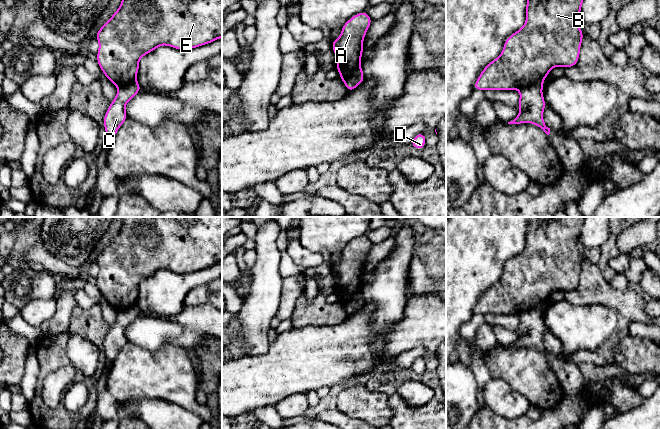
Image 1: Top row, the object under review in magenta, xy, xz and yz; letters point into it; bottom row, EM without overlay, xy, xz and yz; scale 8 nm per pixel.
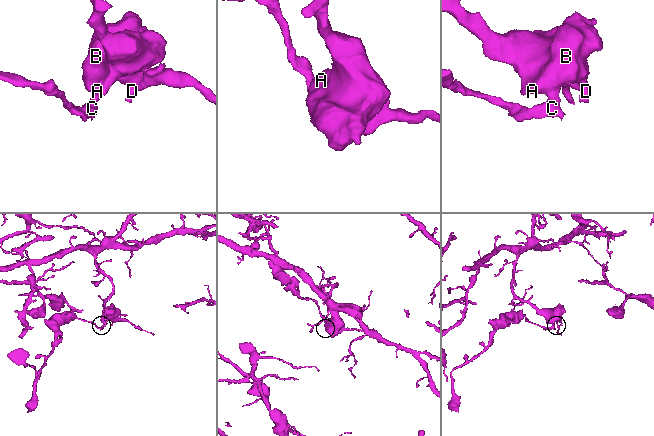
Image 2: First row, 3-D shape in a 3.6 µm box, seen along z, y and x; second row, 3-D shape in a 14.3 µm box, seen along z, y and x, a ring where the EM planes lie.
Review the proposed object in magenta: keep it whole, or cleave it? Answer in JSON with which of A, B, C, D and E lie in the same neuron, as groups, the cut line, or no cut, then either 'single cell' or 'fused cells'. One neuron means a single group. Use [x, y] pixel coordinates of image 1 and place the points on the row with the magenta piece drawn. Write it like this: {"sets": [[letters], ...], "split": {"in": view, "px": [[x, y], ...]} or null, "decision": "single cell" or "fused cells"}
{"sets": [["A", "B", "D", "E"], ["C"]], "split": {"in": "yz", "px": [[542, 79], [526, 85], [520, 90]]}, "decision": "fused cells"}

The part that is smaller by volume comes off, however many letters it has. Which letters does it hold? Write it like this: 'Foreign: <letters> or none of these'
Foreign: C

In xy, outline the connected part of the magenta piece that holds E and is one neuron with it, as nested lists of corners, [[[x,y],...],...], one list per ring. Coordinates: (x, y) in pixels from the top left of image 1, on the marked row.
[[[122,0],[118,10],[98,30],[97,63],[103,74],[117,87],[135,81],[139,60],[161,45],[189,50],[222,38],[222,0]]]

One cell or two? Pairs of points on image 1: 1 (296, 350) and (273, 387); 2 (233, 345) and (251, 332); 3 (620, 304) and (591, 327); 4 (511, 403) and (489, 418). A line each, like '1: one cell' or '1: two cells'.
1: one cell
2: two cells
3: two cells
4: two cells

